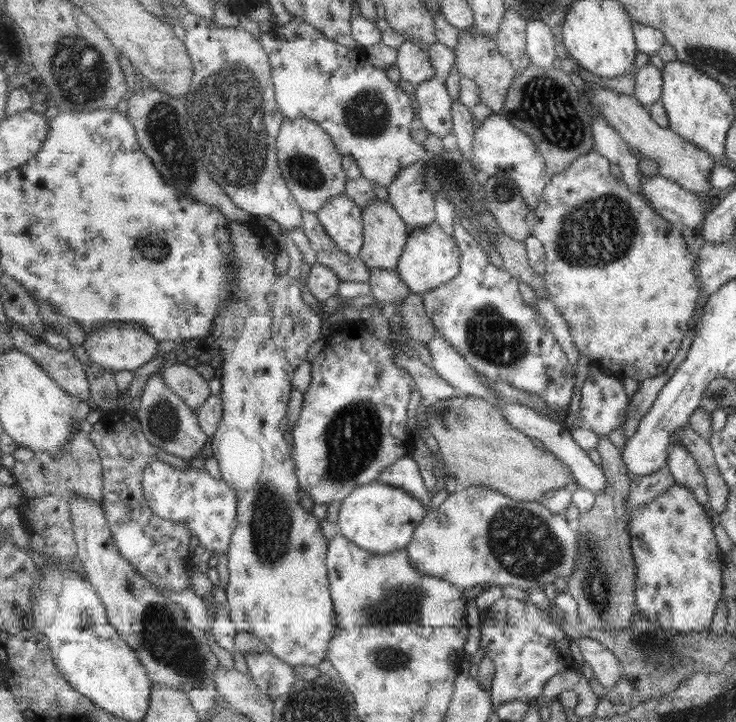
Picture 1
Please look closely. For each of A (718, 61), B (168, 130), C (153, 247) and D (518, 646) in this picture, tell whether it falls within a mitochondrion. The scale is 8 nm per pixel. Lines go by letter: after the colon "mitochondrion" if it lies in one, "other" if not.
A: mitochondrion
B: mitochondrion
C: mitochondrion
D: other

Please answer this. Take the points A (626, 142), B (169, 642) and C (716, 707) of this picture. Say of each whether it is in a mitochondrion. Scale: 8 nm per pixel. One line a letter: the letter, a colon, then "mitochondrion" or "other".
A: other
B: mitochondrion
C: mitochondrion

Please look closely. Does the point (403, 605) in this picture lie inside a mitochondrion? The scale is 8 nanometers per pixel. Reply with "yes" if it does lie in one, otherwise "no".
yes

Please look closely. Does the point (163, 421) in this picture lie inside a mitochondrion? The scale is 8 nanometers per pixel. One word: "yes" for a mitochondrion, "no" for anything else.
yes

